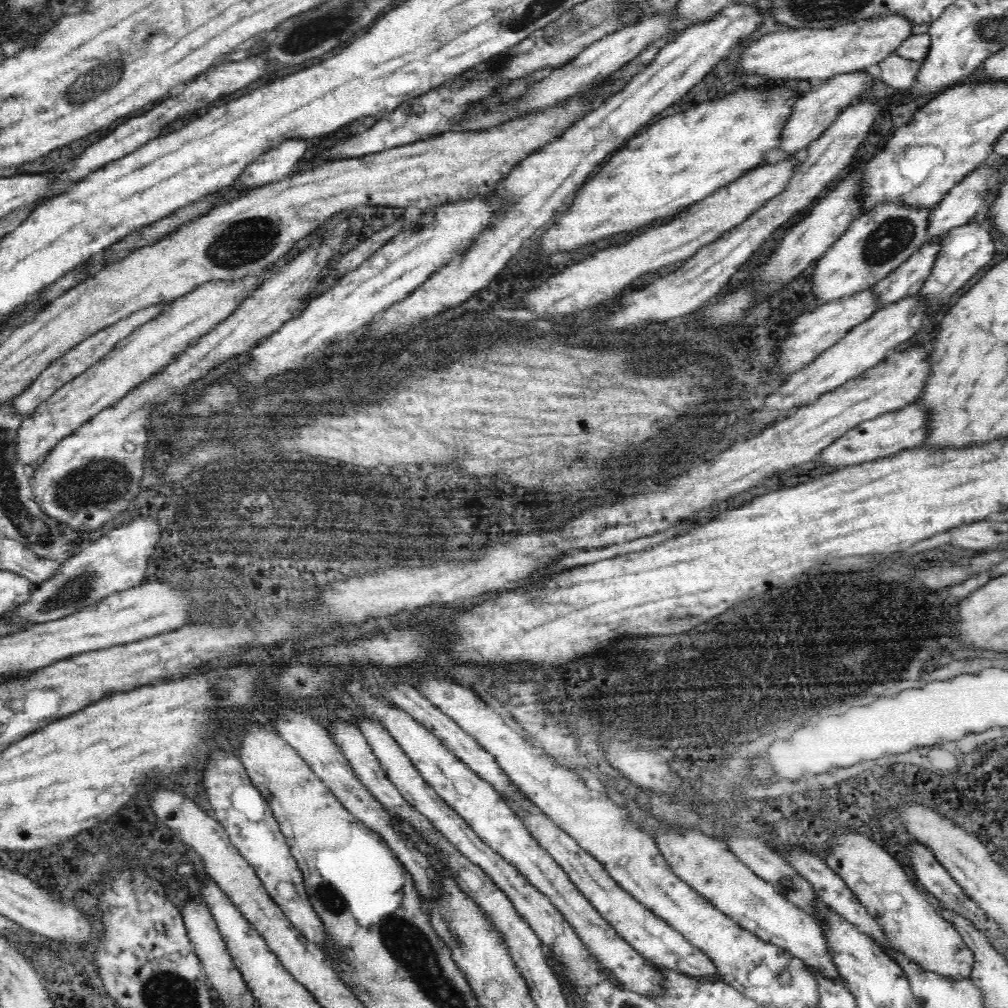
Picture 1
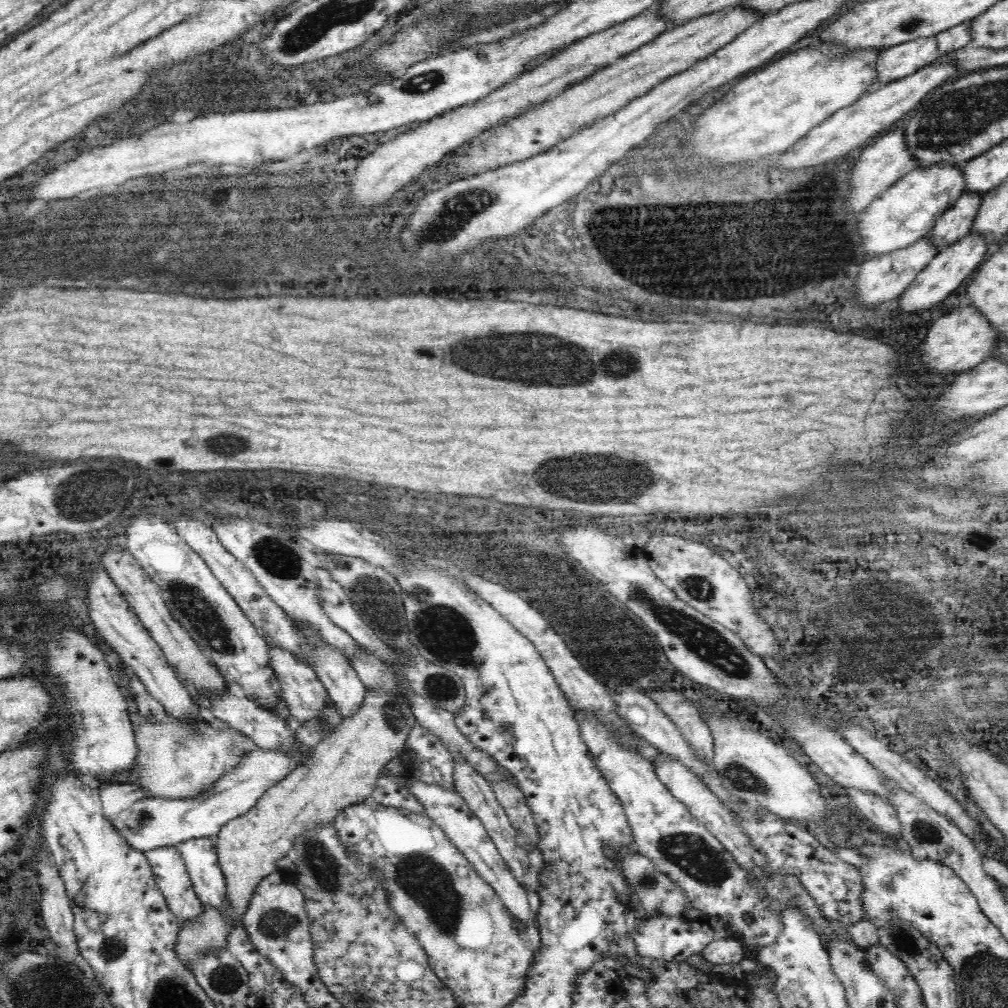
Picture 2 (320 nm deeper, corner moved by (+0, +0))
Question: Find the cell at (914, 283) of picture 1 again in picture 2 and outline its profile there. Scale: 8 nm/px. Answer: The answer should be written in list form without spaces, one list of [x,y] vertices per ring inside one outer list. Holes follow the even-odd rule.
[[[967,188],[958,196],[958,200],[936,220],[930,234],[931,241],[940,247],[954,244],[958,238],[973,230],[982,197]]]

